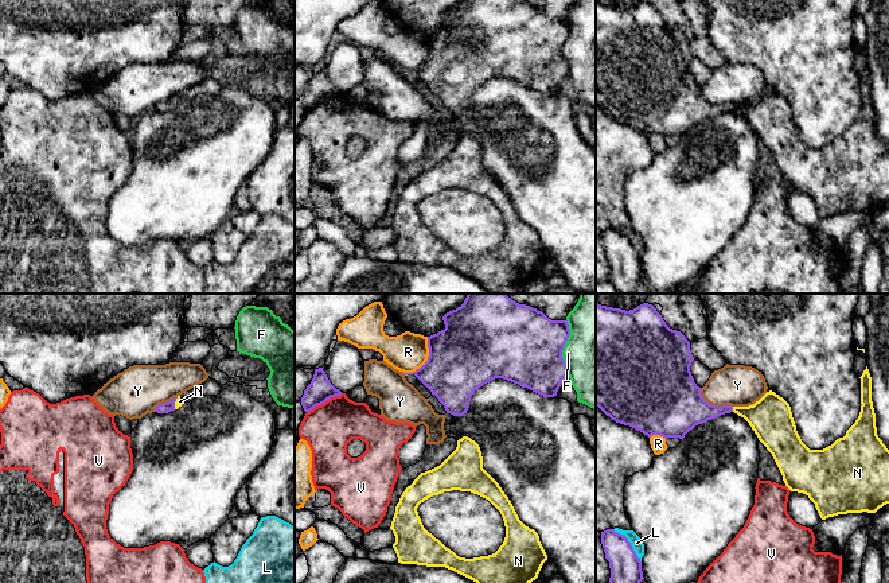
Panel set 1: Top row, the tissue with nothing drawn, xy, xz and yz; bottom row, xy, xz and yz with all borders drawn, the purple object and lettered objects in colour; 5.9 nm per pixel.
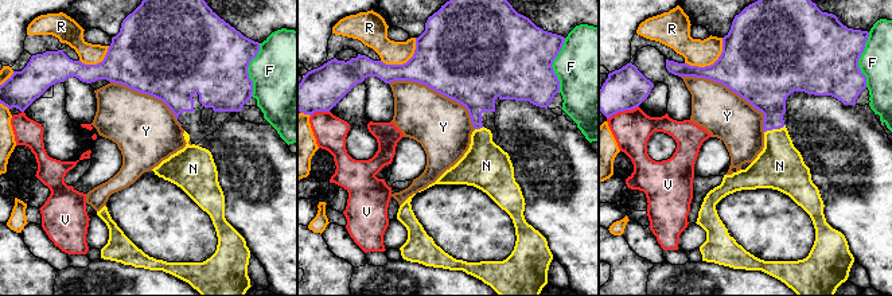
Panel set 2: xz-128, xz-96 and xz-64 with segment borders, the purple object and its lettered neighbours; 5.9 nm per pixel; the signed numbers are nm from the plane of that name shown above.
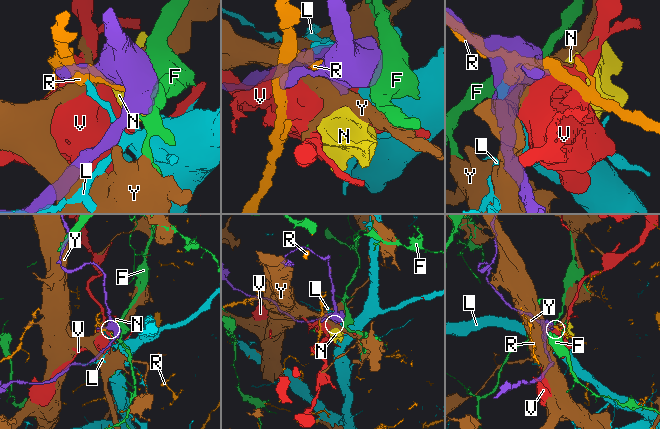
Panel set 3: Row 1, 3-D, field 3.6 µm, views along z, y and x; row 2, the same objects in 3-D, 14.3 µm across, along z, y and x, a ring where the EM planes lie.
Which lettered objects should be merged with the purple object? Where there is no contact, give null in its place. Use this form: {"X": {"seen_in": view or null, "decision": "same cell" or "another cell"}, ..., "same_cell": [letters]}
{"F": {"seen_in": "xz", "decision": "another cell"}, "L": {"seen_in": "yz", "decision": "another cell"}, "N": {"seen_in": "yz", "decision": "same cell"}, "R": {"seen_in": "xz", "decision": "another cell"}, "V": {"seen_in": "xz", "decision": "another cell"}, "Y": {"seen_in": "yz", "decision": "another cell"}, "same_cell": ["N"]}

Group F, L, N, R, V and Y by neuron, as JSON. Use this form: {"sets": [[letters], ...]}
{"sets": [["F"], ["L"], ["N"], ["R"], ["V"], ["Y"]]}

